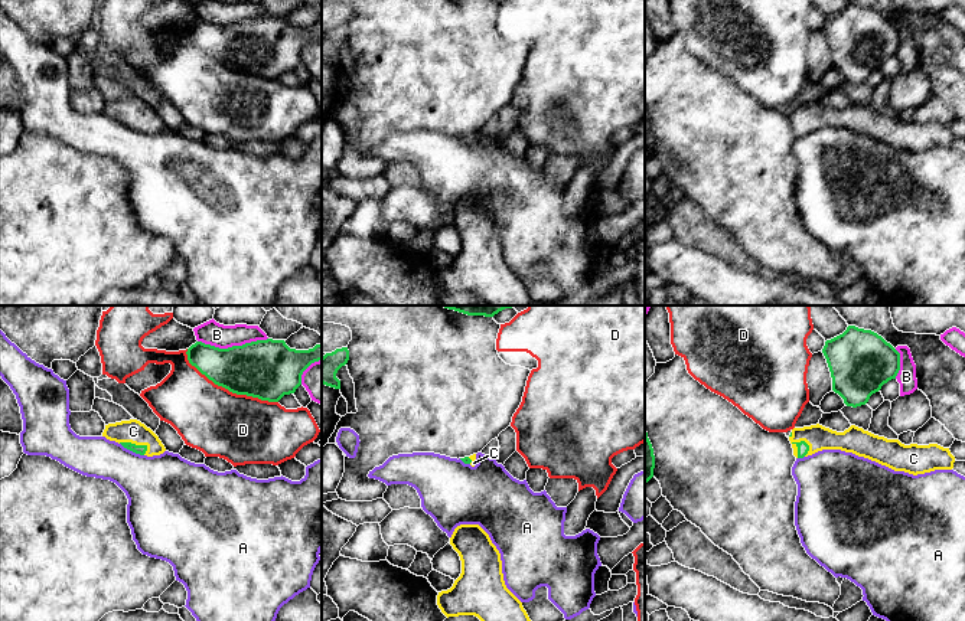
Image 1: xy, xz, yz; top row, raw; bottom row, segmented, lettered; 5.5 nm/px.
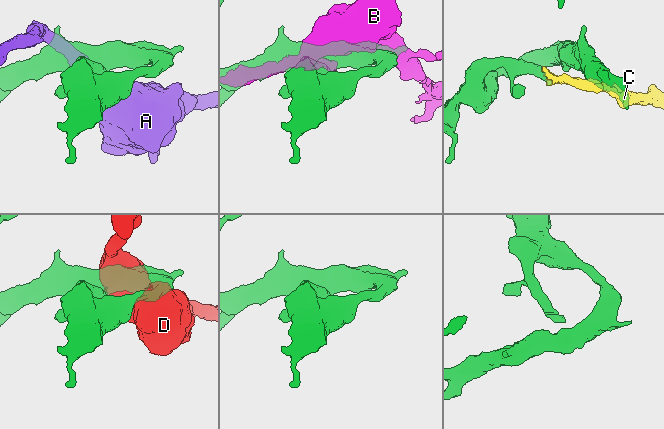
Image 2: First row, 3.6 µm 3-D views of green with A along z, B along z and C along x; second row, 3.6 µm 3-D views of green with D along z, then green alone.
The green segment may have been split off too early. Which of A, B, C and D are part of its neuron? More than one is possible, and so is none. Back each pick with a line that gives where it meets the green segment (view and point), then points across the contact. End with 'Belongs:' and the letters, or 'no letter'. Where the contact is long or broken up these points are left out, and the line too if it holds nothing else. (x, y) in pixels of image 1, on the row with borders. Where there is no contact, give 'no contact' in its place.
C: meets green in yz at (796, 445); runs through yz (802, 447), (796, 445), (818, 437)
Belongs: C

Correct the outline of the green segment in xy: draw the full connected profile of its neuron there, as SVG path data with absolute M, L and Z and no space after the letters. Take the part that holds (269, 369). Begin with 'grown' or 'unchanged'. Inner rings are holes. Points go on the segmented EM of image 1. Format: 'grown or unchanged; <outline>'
unchanged; M257 340L219 349L192 344L188 360L215 385L237 395L278 402L301 385L303 372L322 360L322 343L309 350L290 349L284 340Z

